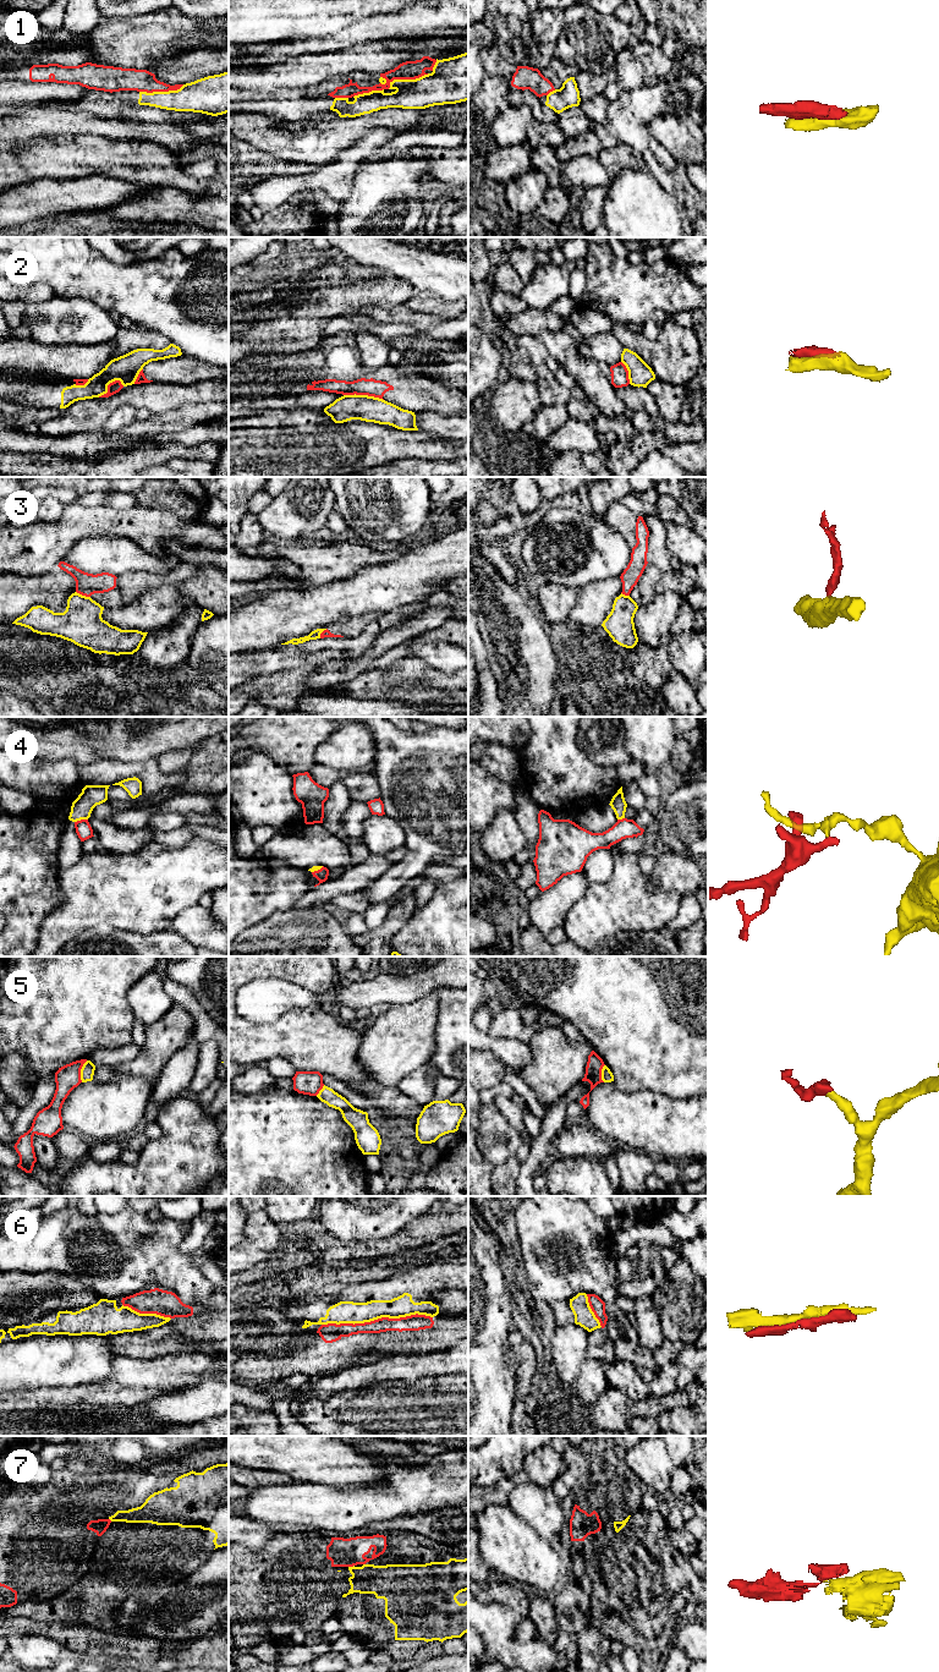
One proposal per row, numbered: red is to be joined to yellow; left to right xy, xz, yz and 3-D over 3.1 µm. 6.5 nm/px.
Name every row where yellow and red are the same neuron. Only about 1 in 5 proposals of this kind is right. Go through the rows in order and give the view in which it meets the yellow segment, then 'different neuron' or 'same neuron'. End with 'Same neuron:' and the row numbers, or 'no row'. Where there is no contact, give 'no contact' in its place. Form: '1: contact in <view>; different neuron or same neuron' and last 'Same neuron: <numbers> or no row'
1: contact in xz; different neuron
2: contact in xz; different neuron
3: contact in xy; different neuron
4: contact in xy; different neuron
5: contact in xy; different neuron
6: contact in xz; different neuron
7: contact in xz; different neuron
Same neuron: no row

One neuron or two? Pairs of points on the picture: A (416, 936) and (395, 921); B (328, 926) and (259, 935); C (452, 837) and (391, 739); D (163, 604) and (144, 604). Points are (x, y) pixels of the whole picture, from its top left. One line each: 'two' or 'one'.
A: two
B: one
C: one
D: one

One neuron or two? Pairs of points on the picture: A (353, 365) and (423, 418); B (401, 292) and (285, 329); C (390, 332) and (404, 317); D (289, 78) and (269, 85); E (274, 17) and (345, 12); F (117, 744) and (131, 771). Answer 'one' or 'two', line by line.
A: two
B: one
C: two
D: one
E: one
F: two

